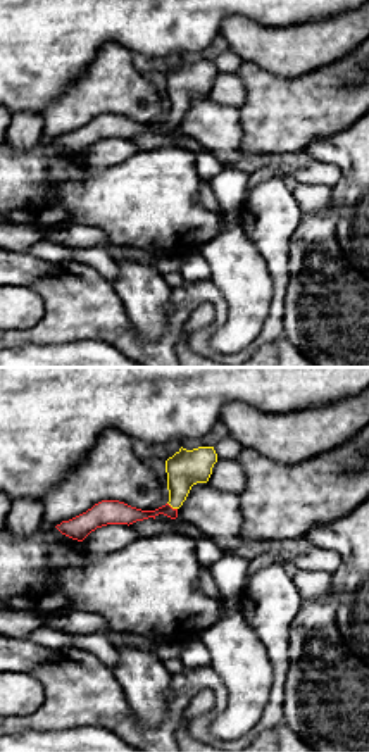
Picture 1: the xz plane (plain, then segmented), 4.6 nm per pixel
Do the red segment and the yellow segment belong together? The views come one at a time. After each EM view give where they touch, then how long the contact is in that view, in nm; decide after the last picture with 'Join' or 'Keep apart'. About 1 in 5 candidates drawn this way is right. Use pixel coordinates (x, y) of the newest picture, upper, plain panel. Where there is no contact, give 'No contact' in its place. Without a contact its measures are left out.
Touches red at (171, 121). Shared border 60 nm

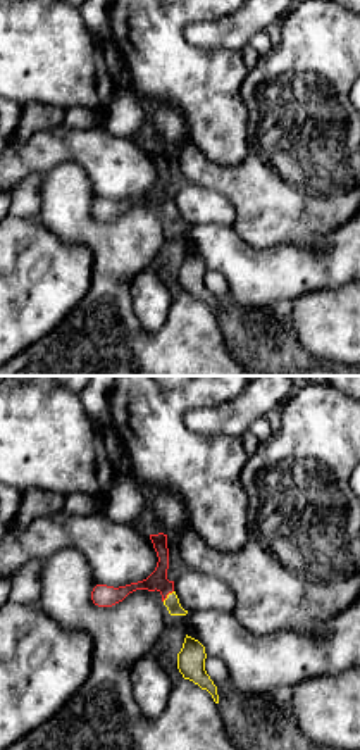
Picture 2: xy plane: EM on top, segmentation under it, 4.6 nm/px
Touches red at (167, 207). Shared border 80 nm

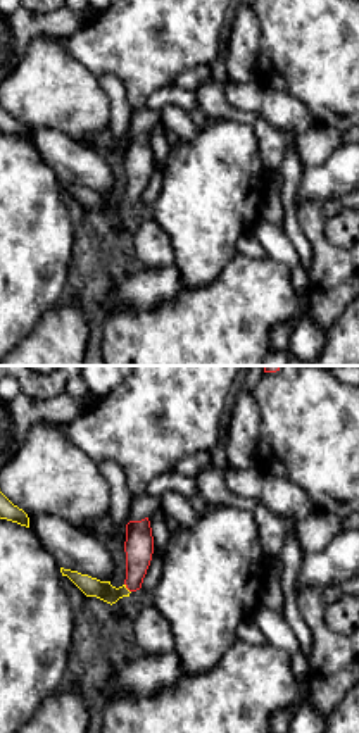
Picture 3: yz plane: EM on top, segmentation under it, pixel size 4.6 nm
Touches red at (126, 200). Shared border 50 nm

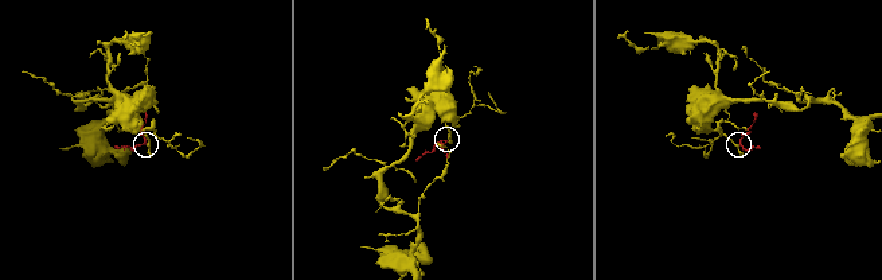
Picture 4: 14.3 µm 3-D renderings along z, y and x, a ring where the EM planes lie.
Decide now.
Join

